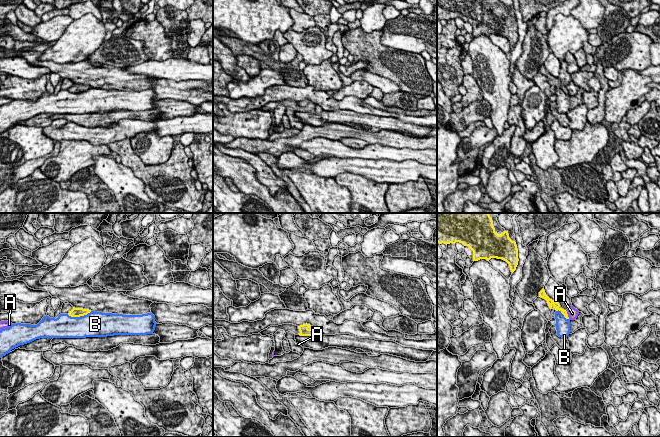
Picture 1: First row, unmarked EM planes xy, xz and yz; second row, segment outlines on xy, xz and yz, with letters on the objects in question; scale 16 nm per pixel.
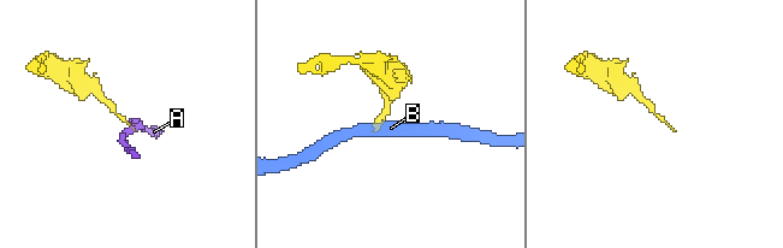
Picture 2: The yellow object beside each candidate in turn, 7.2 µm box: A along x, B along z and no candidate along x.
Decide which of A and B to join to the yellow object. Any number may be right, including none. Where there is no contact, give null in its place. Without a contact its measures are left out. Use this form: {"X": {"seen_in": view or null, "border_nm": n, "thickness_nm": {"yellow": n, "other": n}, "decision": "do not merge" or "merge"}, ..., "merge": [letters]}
{"A": {"seen_in": "yz", "border_nm": 160, "thickness_nm": {"yellow": 100, "other": 160}, "decision": "do not merge"}, "B": {"seen_in": "xy", "border_nm": 400, "thickness_nm": {"yellow": 160, "other": 380}, "decision": "do not merge"}, "merge": []}

